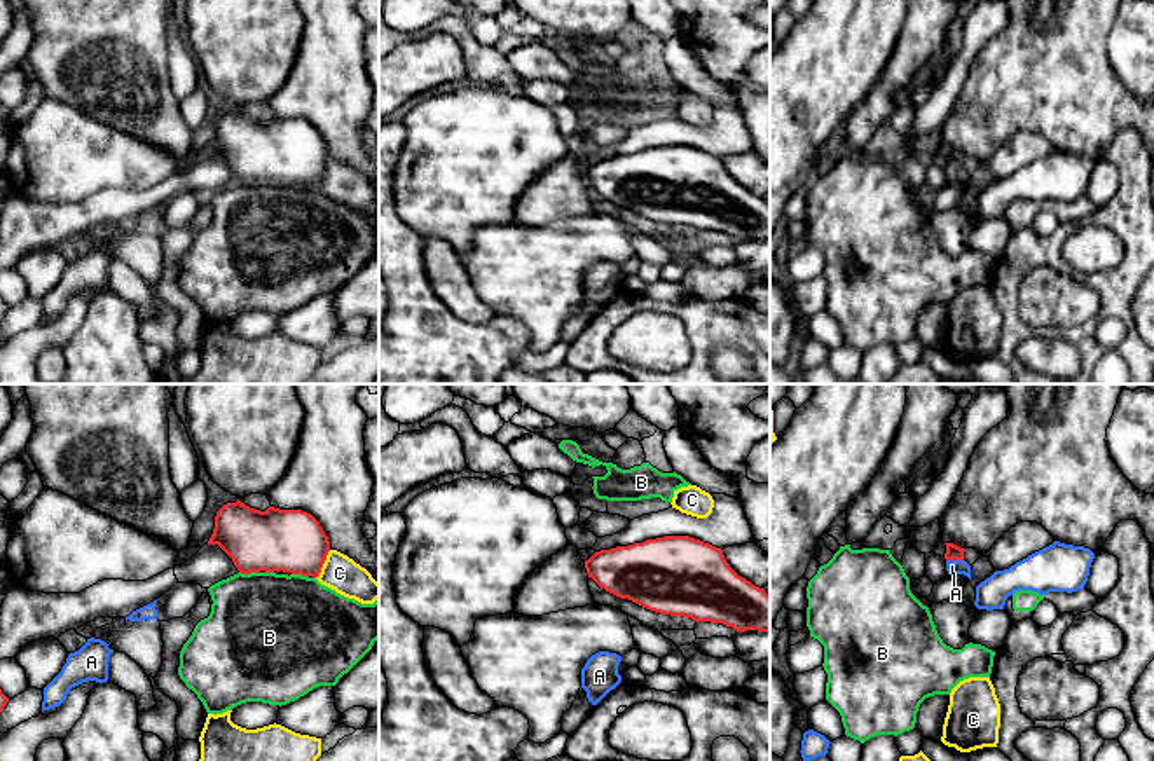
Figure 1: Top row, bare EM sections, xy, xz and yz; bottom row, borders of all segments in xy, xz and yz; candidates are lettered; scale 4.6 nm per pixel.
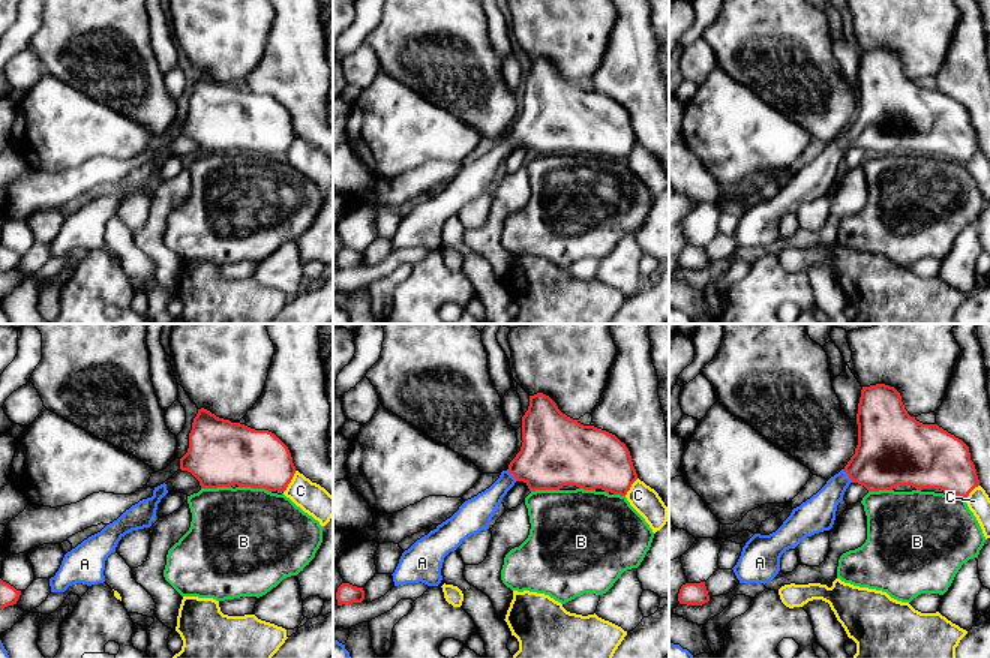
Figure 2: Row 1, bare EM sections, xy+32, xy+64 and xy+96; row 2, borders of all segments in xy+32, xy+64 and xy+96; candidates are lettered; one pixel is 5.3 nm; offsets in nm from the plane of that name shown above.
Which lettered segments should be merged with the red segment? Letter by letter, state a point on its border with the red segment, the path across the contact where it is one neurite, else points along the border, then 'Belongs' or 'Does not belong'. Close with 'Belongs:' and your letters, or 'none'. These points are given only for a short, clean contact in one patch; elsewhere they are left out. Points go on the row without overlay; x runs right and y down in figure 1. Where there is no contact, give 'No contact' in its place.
A: Touches red at yz (955, 168). Path across: yz (954, 161), (955, 168), (952, 175). Belongs
B: Touches red at xy (250, 180). Does not belong
C: Touches red at xy (323, 171). Does not belong
Belongs: A

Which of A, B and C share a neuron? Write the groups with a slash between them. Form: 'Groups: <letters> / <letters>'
Groups: A / B / C

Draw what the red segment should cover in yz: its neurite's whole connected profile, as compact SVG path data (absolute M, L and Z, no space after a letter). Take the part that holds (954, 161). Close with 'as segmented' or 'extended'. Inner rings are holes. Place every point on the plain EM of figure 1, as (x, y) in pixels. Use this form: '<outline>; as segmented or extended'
M944 152L946 154L946 180L948 183L964 183L971 189L971 175L964 169L964 157Z; extended

